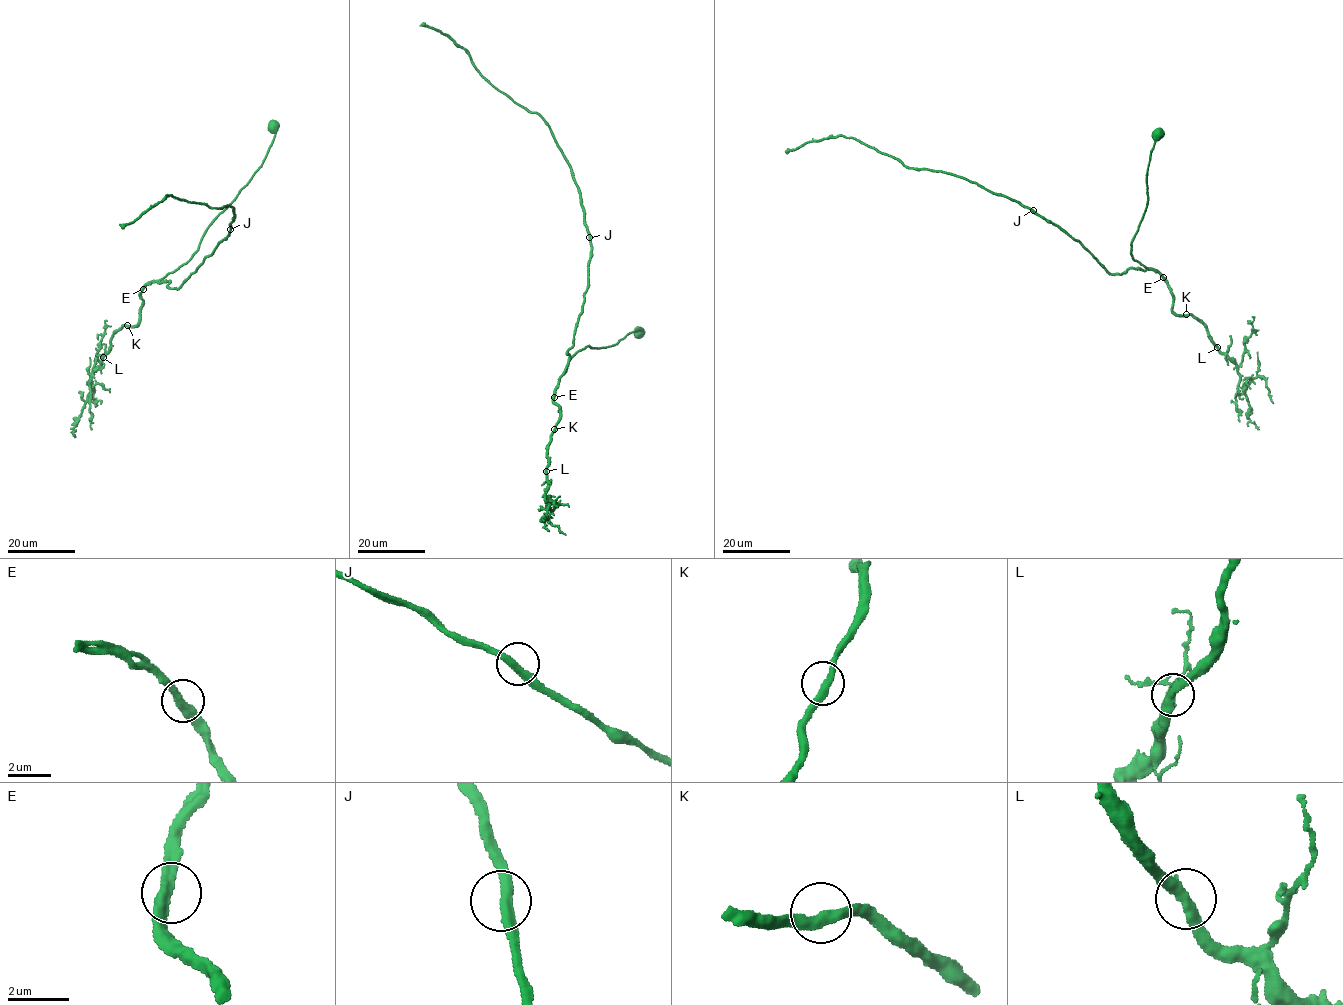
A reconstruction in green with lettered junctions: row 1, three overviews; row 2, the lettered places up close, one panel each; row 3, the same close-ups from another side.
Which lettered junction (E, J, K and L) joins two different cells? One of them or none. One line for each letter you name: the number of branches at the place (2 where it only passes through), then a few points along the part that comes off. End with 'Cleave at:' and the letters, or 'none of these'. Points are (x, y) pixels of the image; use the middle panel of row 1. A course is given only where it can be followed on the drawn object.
Cleave at: none of these

